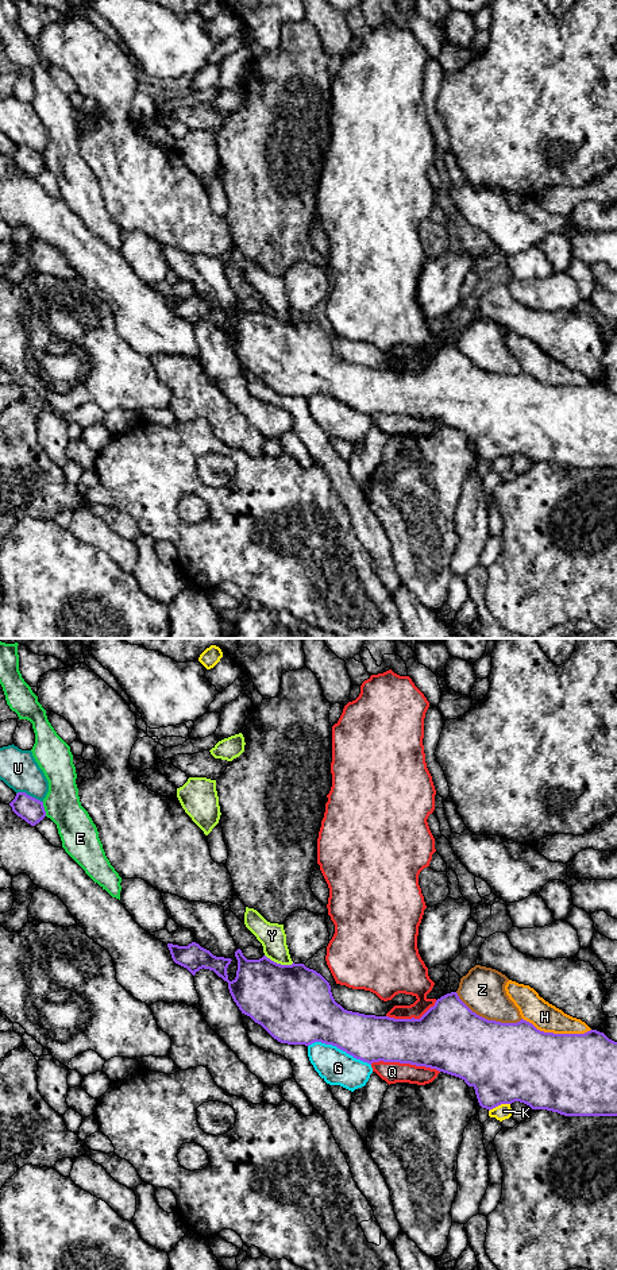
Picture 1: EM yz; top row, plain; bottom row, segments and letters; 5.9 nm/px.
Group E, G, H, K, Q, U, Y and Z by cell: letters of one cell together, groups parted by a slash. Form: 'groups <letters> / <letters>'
groups E / G / H / K / Q / U / Y / Z

